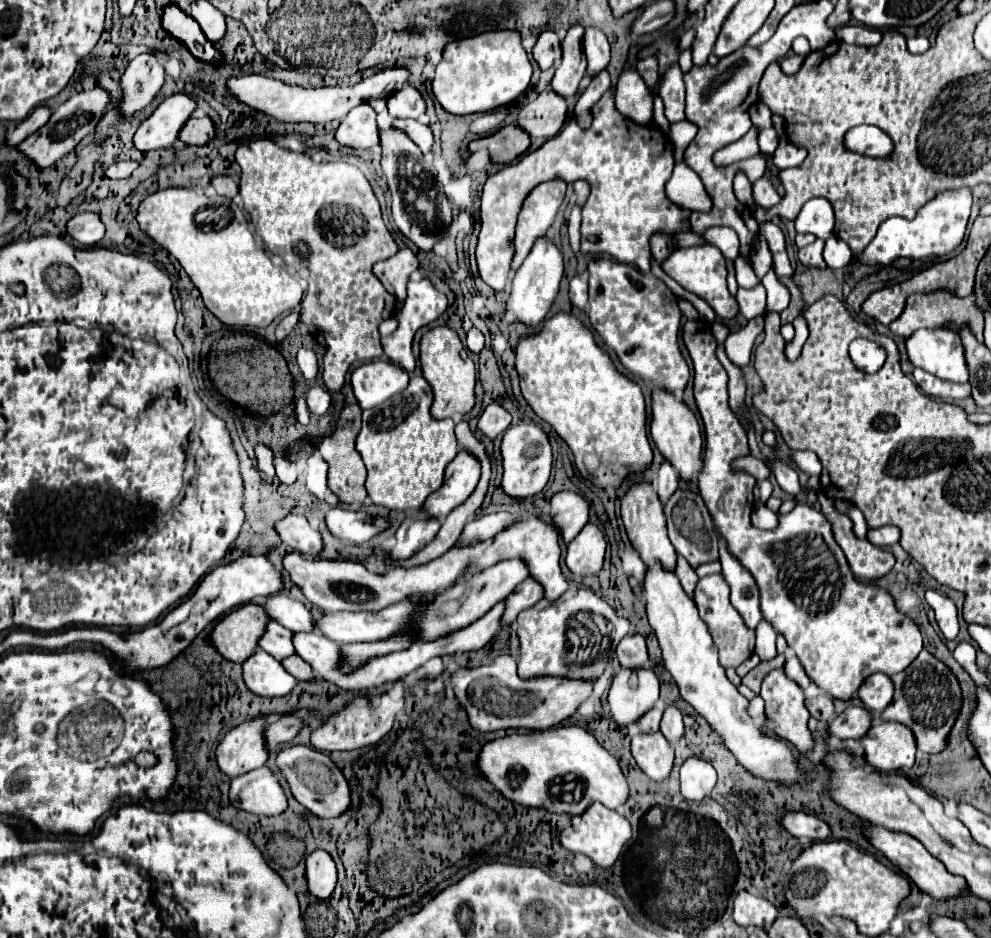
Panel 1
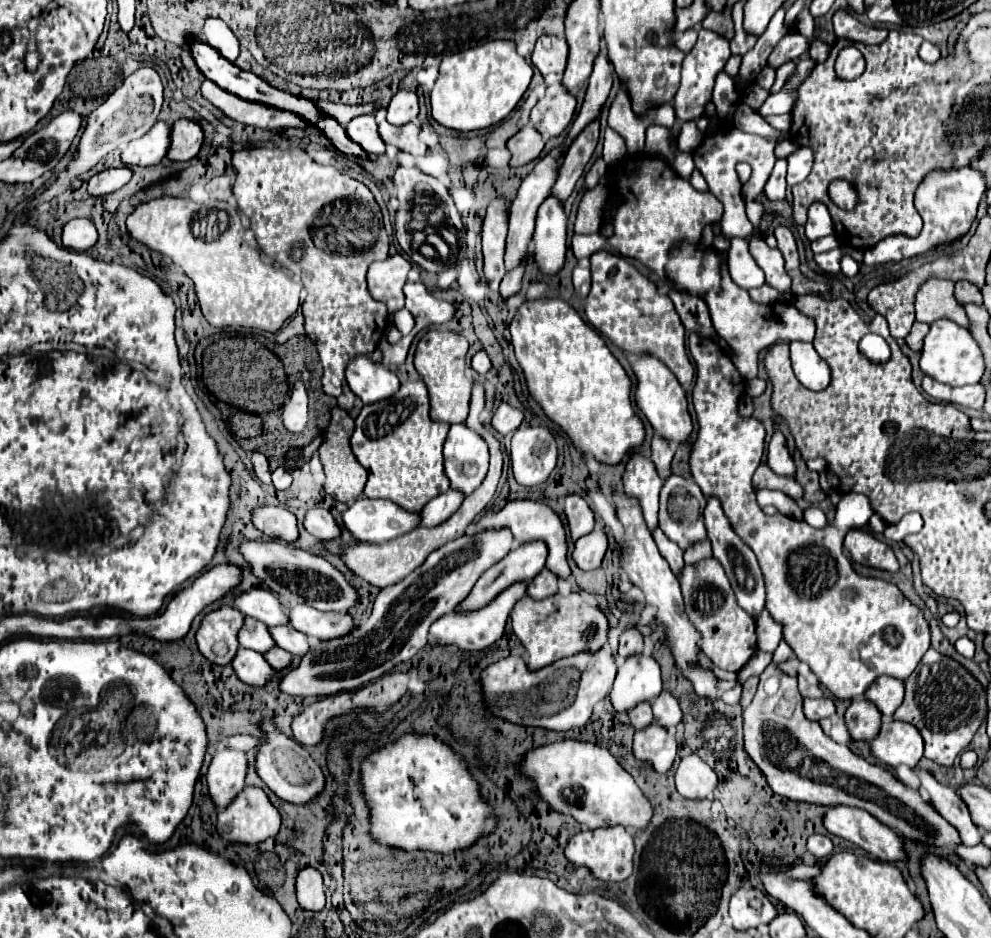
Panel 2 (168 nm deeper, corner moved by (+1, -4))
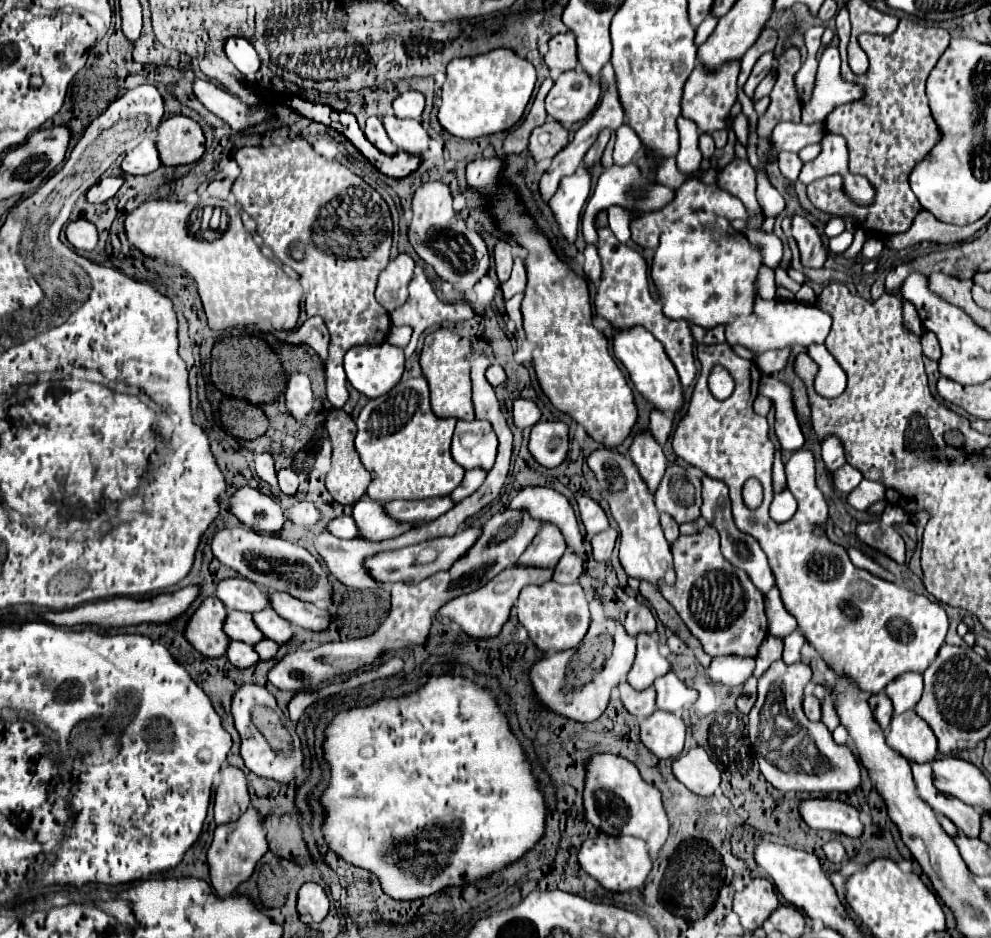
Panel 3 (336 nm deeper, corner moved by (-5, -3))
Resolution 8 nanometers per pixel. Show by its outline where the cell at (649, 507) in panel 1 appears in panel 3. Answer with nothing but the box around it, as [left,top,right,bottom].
[628,435,666,493]

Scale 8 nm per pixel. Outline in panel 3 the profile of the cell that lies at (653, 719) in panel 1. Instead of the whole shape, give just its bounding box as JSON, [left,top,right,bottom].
[620,683,656,719]

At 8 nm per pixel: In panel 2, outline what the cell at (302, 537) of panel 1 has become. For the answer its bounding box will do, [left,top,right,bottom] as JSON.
[252,506,298,542]

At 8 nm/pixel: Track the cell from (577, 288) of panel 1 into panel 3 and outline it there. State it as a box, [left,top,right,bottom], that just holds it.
[584,245,600,285]

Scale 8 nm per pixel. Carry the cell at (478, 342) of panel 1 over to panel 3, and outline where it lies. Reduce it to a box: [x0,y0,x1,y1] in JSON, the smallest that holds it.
[486,365,506,385]

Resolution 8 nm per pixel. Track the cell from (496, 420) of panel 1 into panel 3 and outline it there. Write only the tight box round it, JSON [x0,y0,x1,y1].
[512,399,540,431]

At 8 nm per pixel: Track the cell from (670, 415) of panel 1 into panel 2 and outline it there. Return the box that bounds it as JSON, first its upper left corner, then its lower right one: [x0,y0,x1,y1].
[630,354,692,442]

